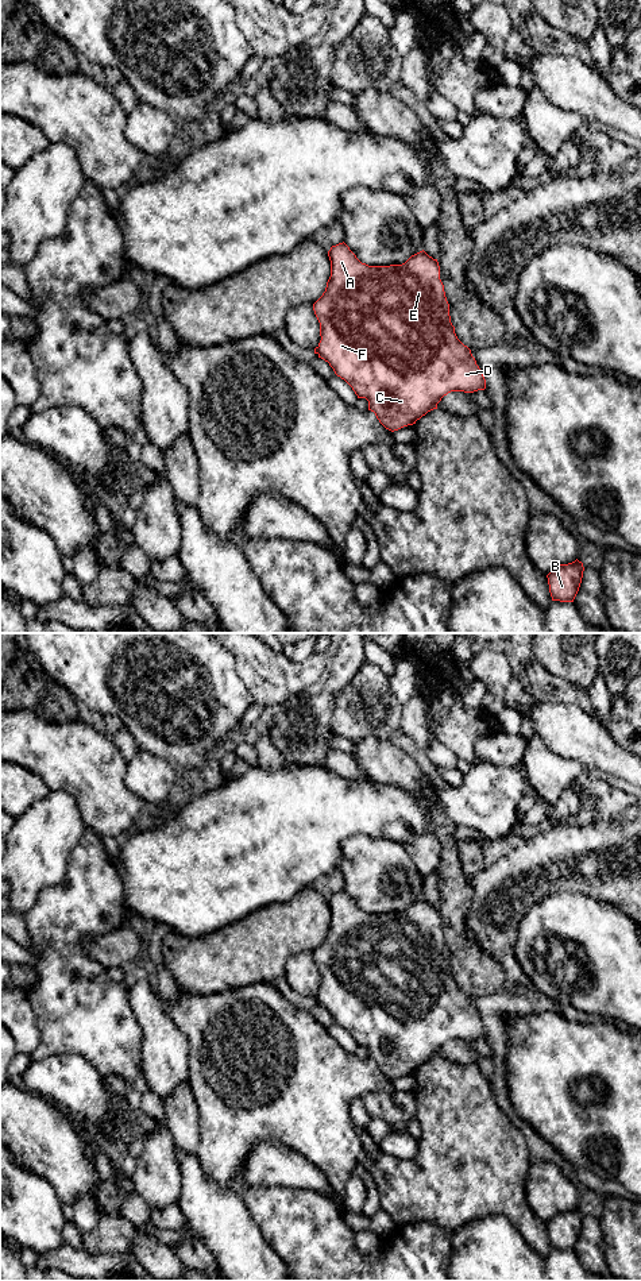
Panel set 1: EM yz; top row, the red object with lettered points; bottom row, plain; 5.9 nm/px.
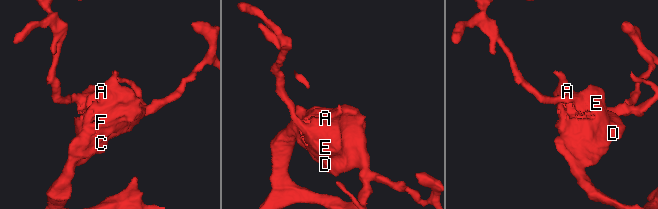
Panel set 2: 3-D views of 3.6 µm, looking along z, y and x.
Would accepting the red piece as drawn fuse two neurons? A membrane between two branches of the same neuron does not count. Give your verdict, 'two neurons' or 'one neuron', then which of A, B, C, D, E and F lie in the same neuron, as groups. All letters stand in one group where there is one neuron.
one neuron; A B C D E F

